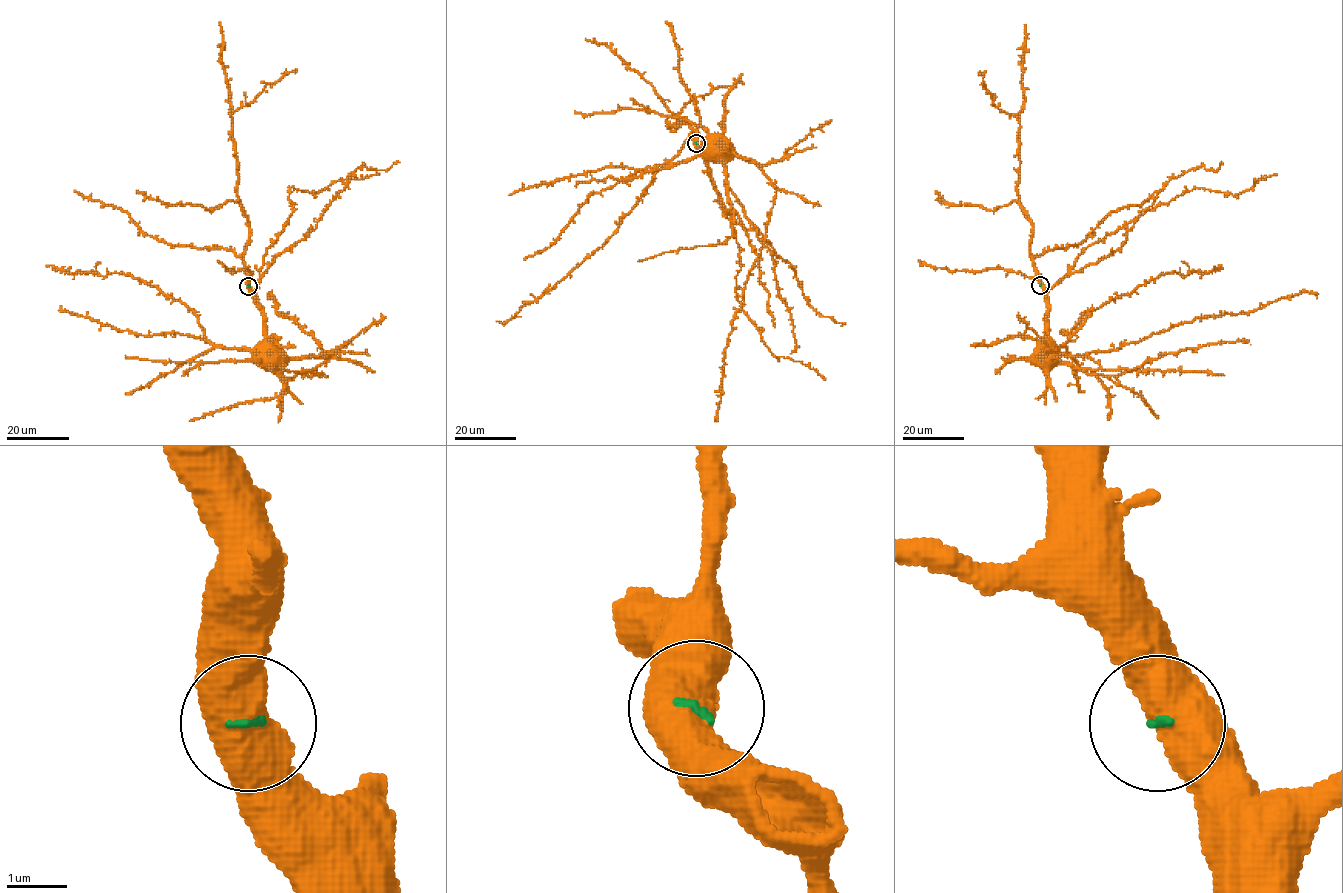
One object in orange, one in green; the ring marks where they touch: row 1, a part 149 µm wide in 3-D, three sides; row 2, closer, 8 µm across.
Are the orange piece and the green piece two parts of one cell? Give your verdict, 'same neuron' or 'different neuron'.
same neuron

